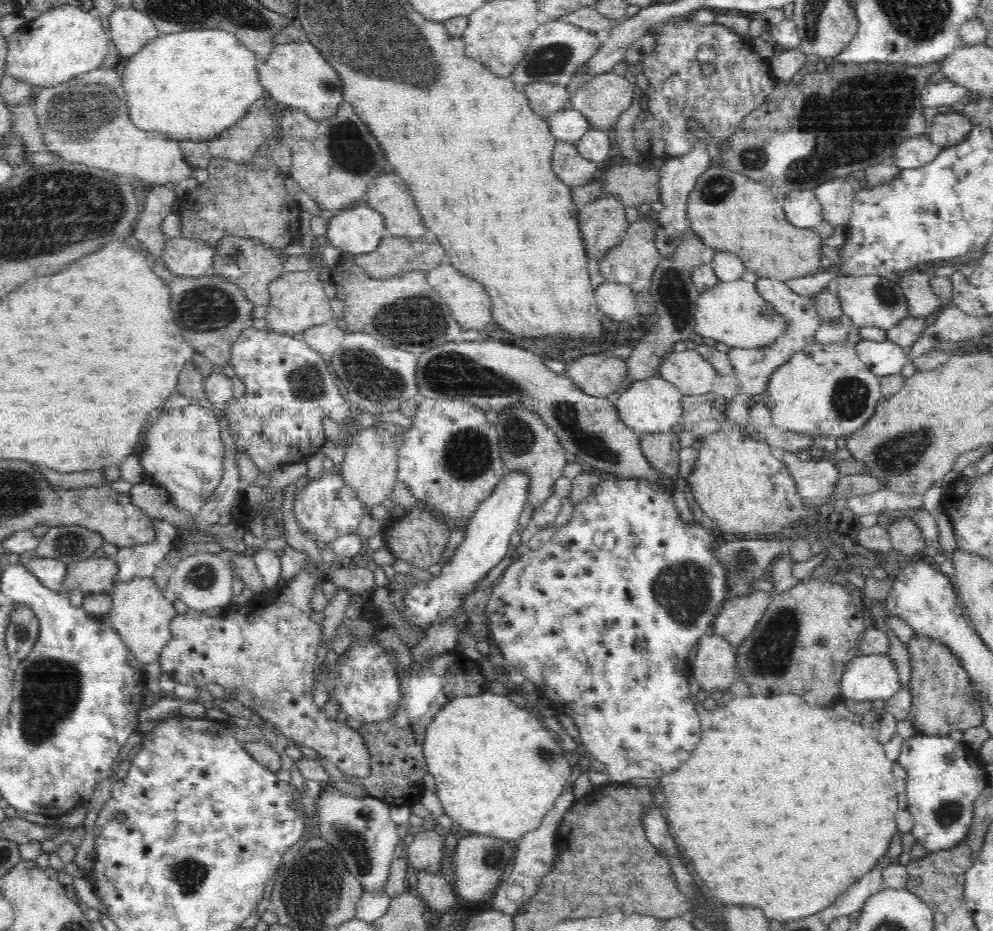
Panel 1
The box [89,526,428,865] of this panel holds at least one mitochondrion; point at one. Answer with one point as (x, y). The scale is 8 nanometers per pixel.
(203, 575)

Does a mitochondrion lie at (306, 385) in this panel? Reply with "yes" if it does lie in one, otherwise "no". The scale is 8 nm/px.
yes

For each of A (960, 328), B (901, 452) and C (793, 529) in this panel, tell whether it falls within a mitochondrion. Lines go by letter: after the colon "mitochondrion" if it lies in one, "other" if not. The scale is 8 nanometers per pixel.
A: other
B: mitochondrion
C: other

